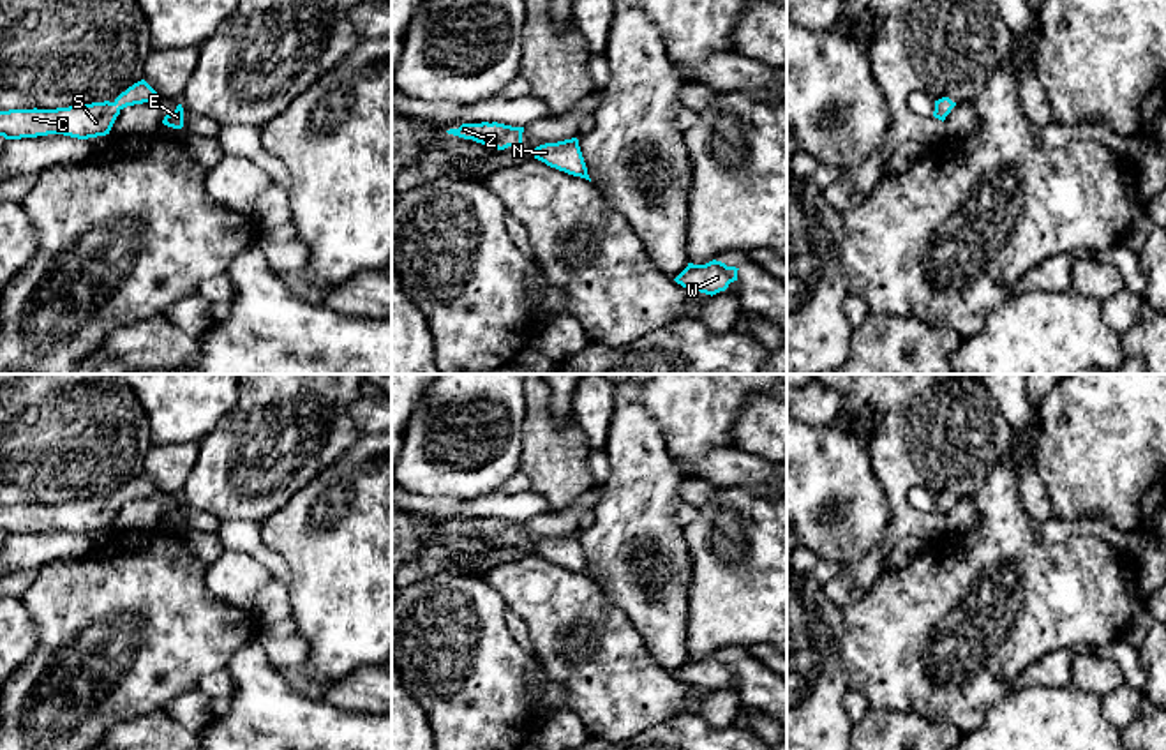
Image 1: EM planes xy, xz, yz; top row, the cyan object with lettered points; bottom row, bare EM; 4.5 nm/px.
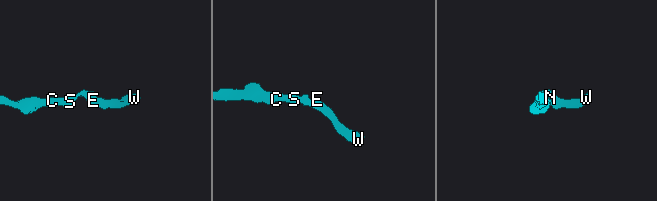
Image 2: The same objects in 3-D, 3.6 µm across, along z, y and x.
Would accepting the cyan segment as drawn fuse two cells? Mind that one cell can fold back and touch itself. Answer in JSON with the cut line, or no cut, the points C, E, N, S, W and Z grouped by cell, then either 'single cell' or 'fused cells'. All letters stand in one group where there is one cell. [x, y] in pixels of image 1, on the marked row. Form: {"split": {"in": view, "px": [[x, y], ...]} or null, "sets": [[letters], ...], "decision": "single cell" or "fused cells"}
{"split": null, "sets": [["C", "E", "N", "S", "W", "Z"]], "decision": "single cell"}

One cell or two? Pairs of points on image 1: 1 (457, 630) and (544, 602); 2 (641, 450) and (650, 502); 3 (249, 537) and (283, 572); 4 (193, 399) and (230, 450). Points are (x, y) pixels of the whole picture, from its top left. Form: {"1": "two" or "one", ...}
{"1": "two", "2": "one", "3": "one", "4": "two"}

